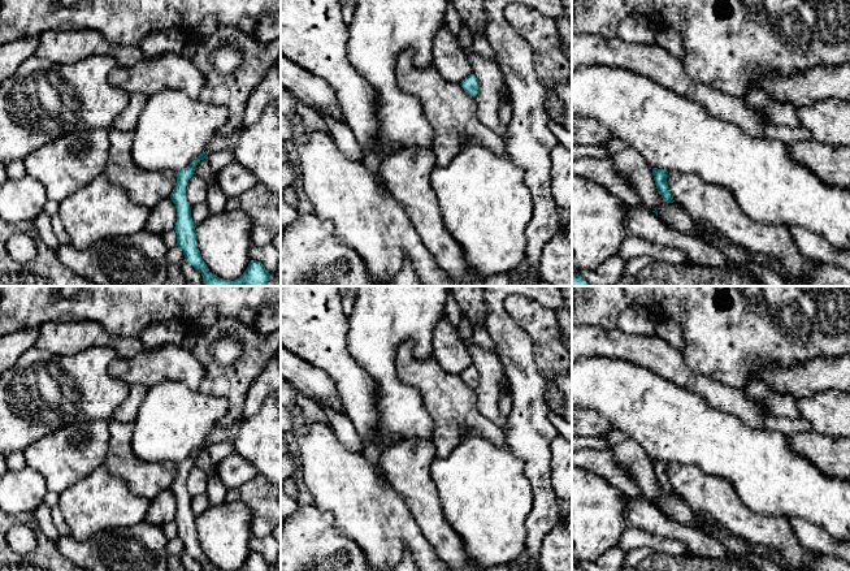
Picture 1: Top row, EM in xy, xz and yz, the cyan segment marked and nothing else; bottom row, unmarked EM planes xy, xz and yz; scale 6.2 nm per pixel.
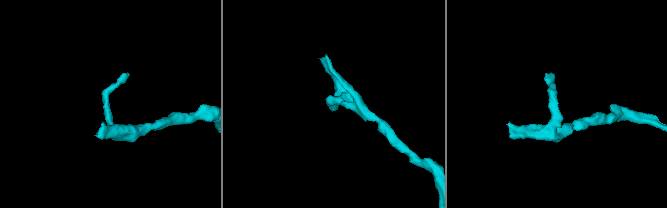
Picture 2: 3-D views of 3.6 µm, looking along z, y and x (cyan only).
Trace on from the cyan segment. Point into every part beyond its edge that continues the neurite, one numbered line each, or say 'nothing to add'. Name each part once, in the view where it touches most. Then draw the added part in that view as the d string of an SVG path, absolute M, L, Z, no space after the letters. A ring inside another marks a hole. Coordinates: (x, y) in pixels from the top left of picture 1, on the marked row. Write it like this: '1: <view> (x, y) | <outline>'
nothing to add

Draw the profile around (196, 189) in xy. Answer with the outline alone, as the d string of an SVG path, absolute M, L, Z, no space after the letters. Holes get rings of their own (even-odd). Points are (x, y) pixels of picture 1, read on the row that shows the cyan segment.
M192 176L186 186L186 196L190 207L195 207L196 204L200 204L205 202L208 194L208 182L199 177L199 176Z

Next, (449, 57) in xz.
M446 23L438 31L433 44L433 64L448 82L460 85L473 74L468 55L459 46L457 35L454 35Z

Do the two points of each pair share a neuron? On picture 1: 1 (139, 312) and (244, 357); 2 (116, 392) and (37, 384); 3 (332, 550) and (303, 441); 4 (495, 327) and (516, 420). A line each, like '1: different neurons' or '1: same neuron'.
1: different neurons
2: same neuron
3: different neurons
4: same neuron

